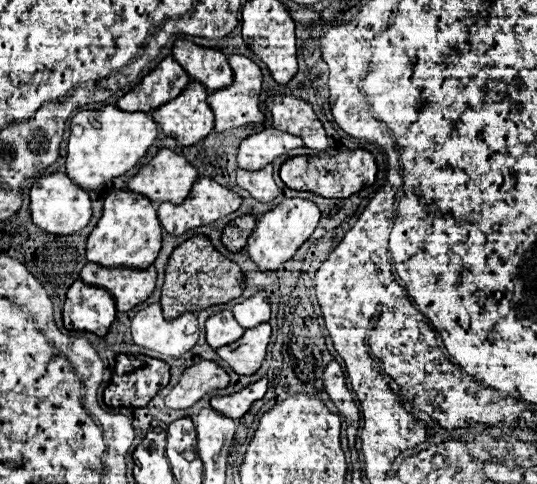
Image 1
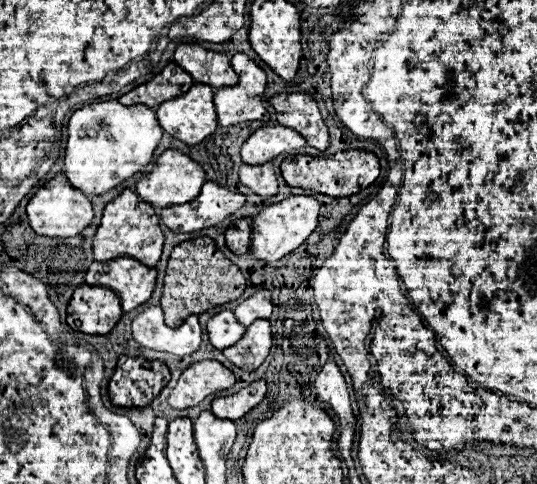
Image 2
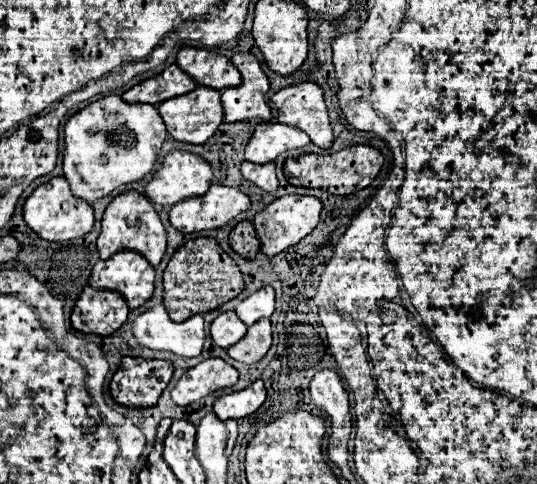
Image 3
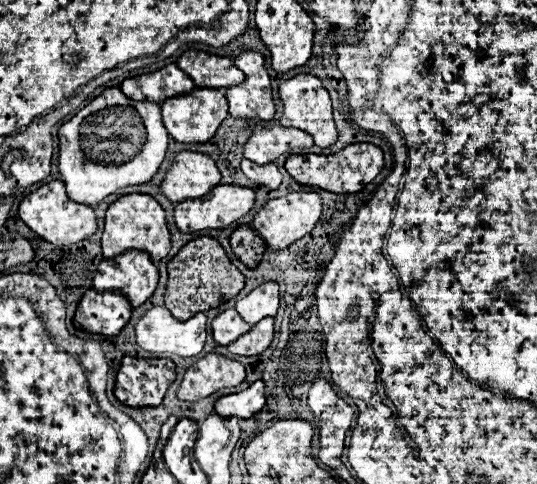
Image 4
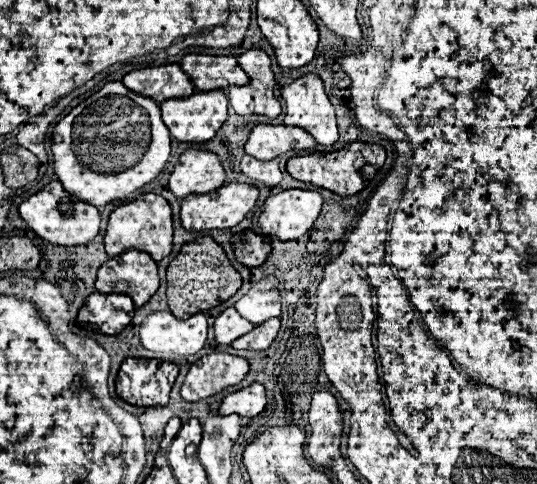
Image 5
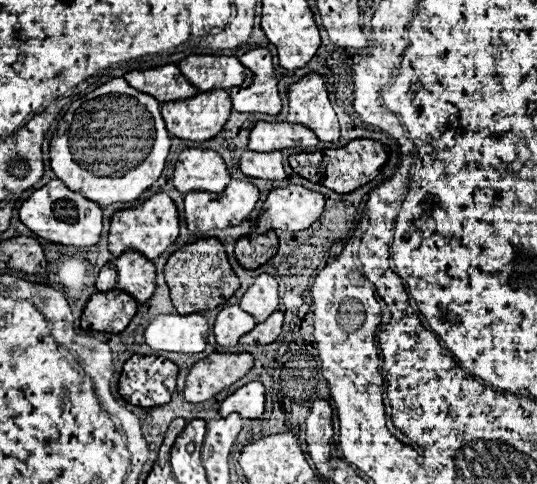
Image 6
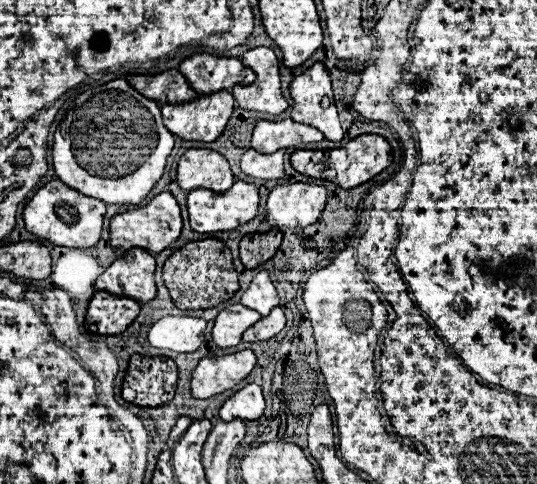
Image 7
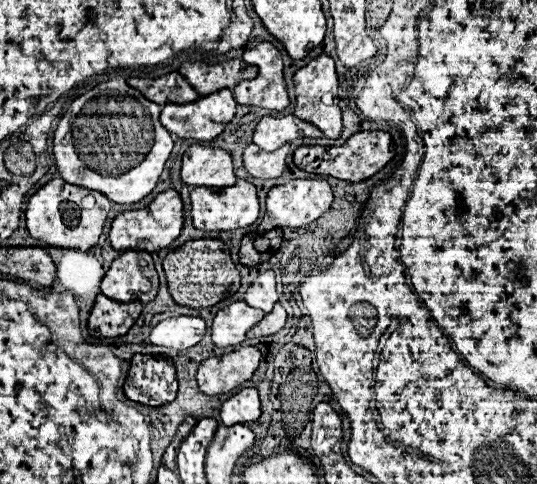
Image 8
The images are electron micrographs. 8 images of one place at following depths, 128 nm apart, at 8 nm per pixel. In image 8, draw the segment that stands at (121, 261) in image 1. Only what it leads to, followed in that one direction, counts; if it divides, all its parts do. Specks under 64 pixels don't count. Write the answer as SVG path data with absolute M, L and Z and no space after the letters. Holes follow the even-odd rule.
M176 190L160 192L148 208L142 210L128 210L114 218L112 230L110 230L110 242L114 250L126 250L126 248L146 248L146 252L156 252L166 246L170 246L182 230L184 214L182 214L182 200Z

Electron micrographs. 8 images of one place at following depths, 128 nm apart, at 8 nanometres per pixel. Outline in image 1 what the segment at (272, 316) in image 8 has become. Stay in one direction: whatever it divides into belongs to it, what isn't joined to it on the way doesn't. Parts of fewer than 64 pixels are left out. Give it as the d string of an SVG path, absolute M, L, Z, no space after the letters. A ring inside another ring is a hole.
M260 324L256 328L246 330L242 338L218 348L216 352L222 360L230 364L230 368L236 374L248 376L262 366L268 342L270 342L270 324Z

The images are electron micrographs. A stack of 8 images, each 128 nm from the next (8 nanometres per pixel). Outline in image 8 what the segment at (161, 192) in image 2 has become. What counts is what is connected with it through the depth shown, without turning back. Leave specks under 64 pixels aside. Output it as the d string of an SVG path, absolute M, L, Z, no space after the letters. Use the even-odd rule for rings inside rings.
M190 146L184 152L180 178L186 186L224 188L236 184L230 154L220 148L206 146Z

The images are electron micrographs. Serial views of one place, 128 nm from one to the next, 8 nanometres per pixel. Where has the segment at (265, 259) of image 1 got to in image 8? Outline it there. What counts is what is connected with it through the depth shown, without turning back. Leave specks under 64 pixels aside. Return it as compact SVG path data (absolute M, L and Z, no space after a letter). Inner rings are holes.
M290 180L284 186L274 186L266 198L266 218L258 226L258 232L272 228L300 228L318 220L332 204L332 188L324 180Z

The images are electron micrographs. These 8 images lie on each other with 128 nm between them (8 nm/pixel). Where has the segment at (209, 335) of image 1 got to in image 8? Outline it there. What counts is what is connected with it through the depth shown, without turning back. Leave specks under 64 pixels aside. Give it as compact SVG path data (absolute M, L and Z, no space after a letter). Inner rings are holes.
M244 300L232 302L216 314L212 324L212 342L218 348L240 344L242 340L246 340L246 332L256 326L262 318L264 312L250 308Z

